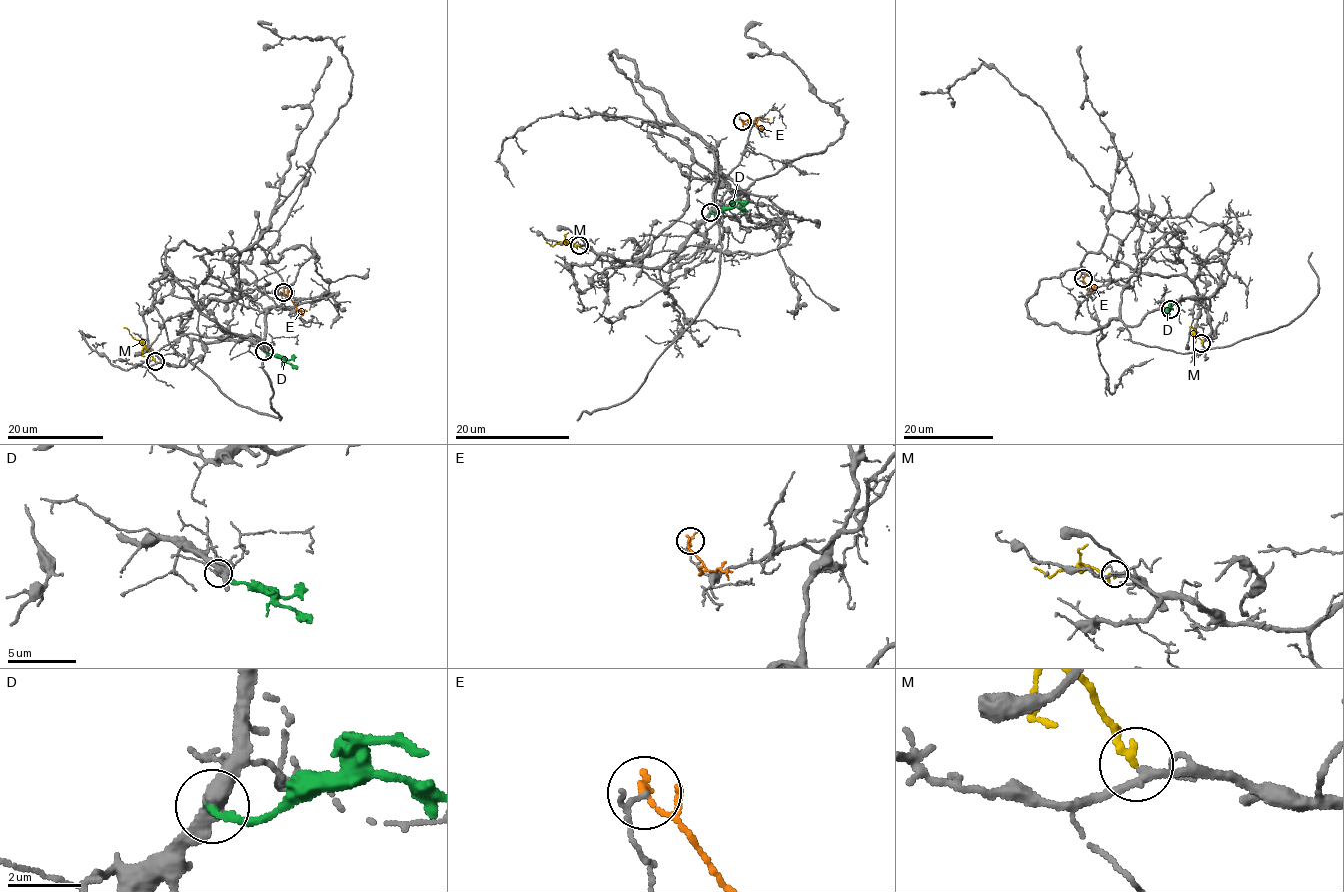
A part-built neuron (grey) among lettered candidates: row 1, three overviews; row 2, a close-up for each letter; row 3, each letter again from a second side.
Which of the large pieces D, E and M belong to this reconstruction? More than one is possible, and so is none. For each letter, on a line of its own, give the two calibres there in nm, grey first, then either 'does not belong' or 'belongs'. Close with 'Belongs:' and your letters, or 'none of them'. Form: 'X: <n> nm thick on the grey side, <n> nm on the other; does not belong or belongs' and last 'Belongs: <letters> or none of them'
D: 440 nm thick on the grey side, 160 nm on the other; does not belong
E: 80 nm thick on the grey side, 180 nm on the other; does not belong
M: 200 nm thick on the grey side, 220 nm on the other; belongs
Belongs: M

